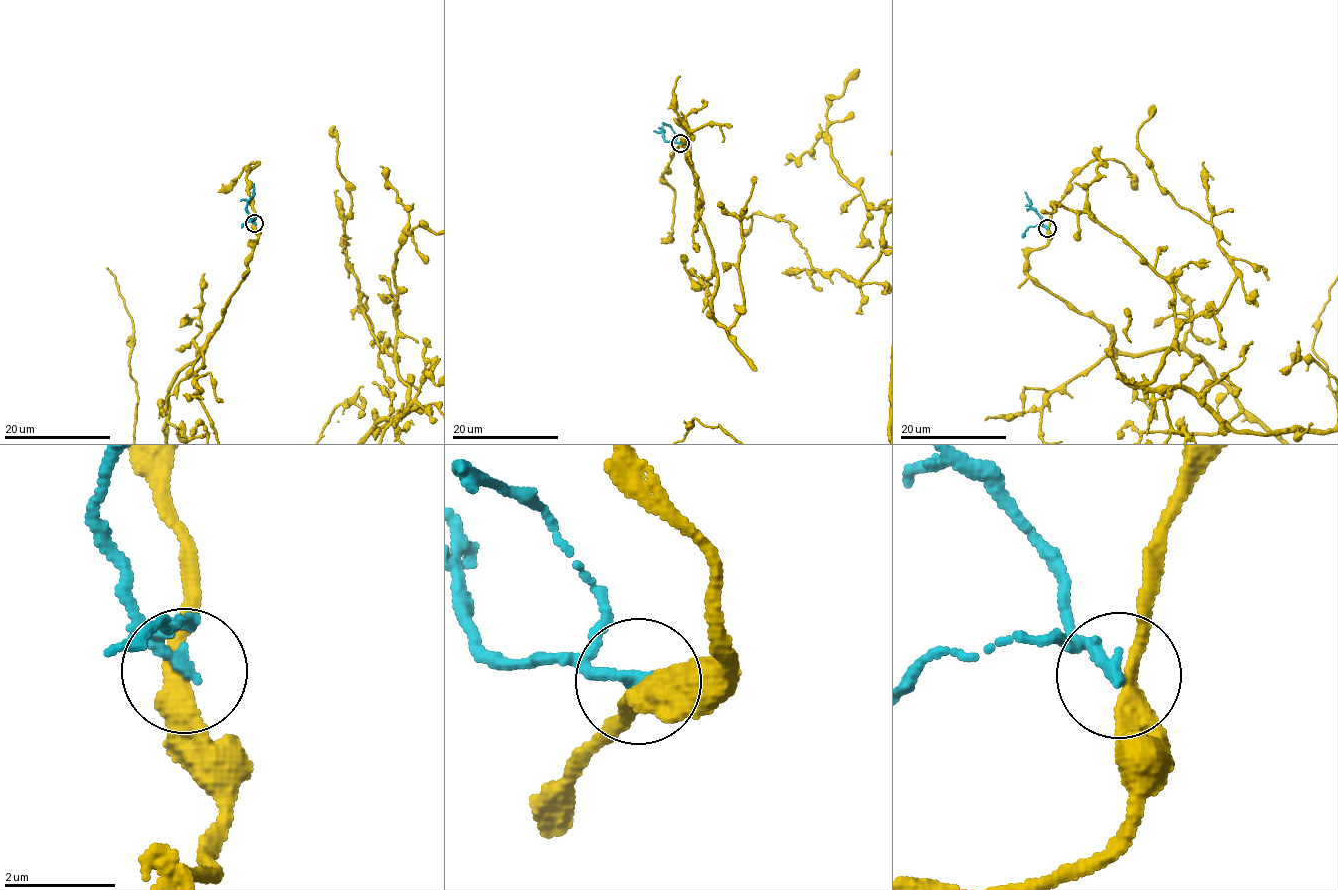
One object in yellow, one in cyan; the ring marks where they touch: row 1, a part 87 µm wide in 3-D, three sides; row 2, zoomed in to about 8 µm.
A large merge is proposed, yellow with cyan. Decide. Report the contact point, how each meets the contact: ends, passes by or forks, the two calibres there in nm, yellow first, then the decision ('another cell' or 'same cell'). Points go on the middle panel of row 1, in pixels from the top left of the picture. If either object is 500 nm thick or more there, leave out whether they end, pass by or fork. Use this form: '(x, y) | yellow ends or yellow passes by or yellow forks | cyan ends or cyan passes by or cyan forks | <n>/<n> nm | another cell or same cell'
(680, 143) | yellow passes by | cyan ends | 360/240 nm | another cell

